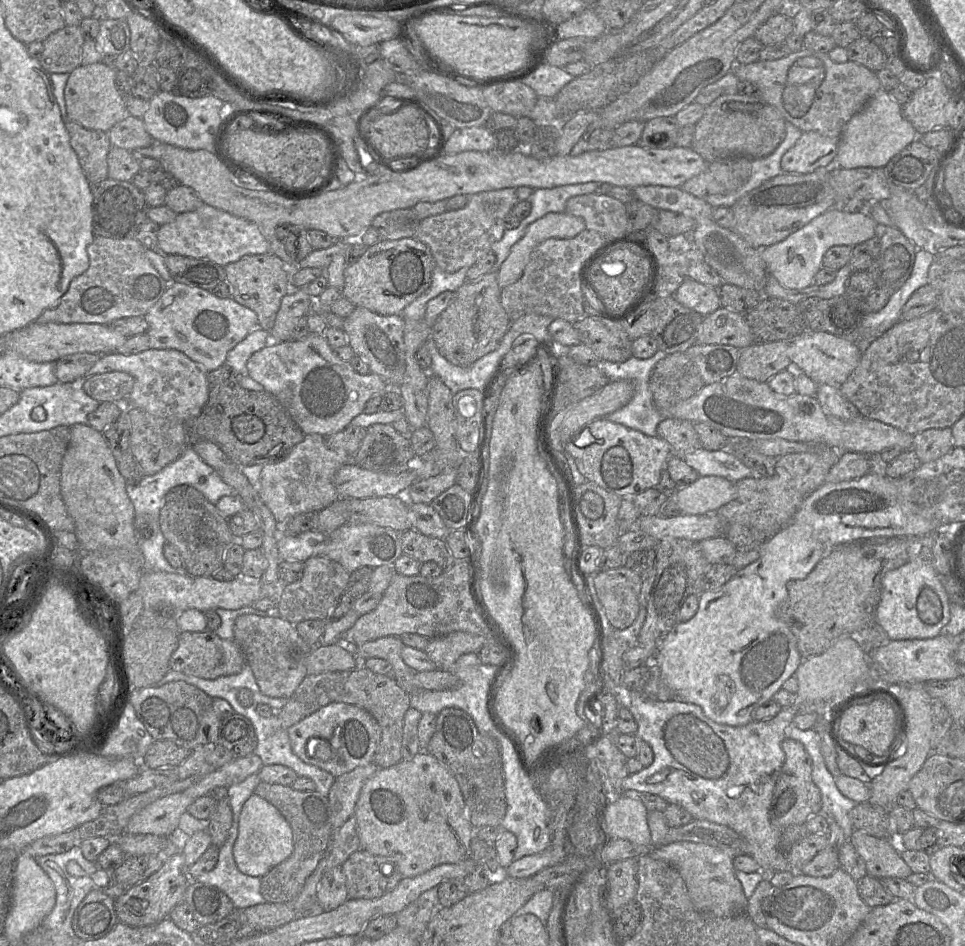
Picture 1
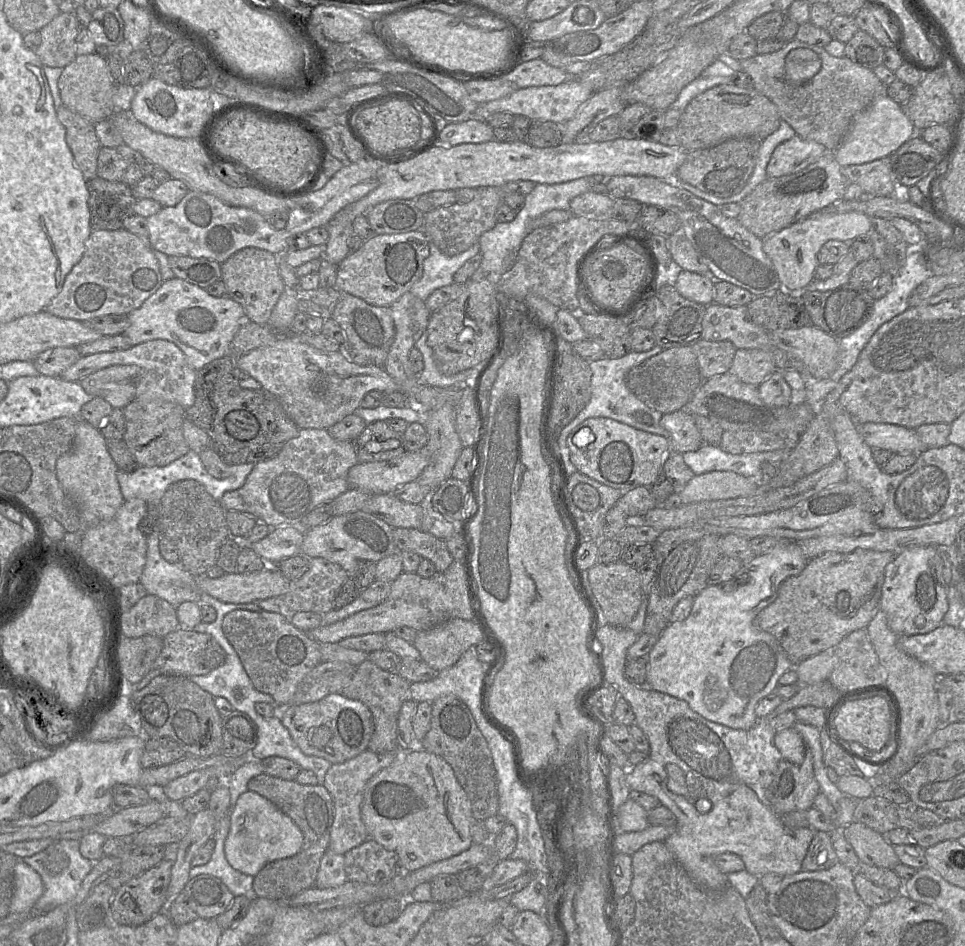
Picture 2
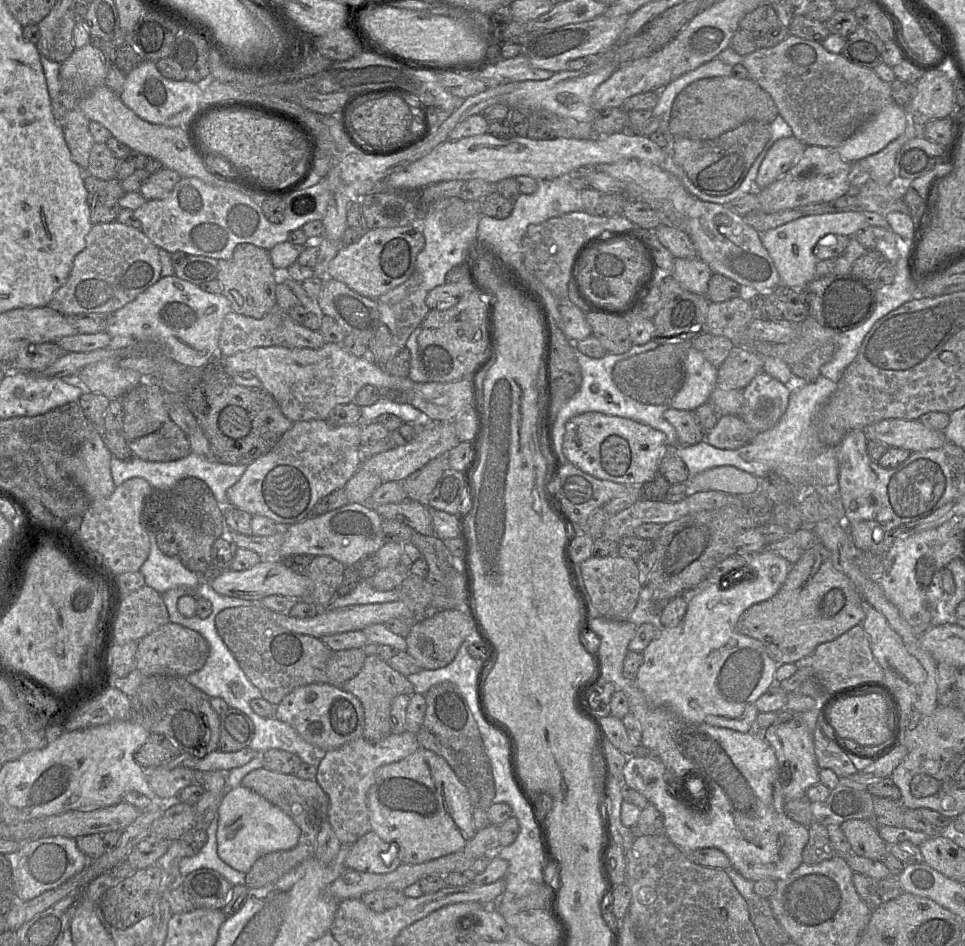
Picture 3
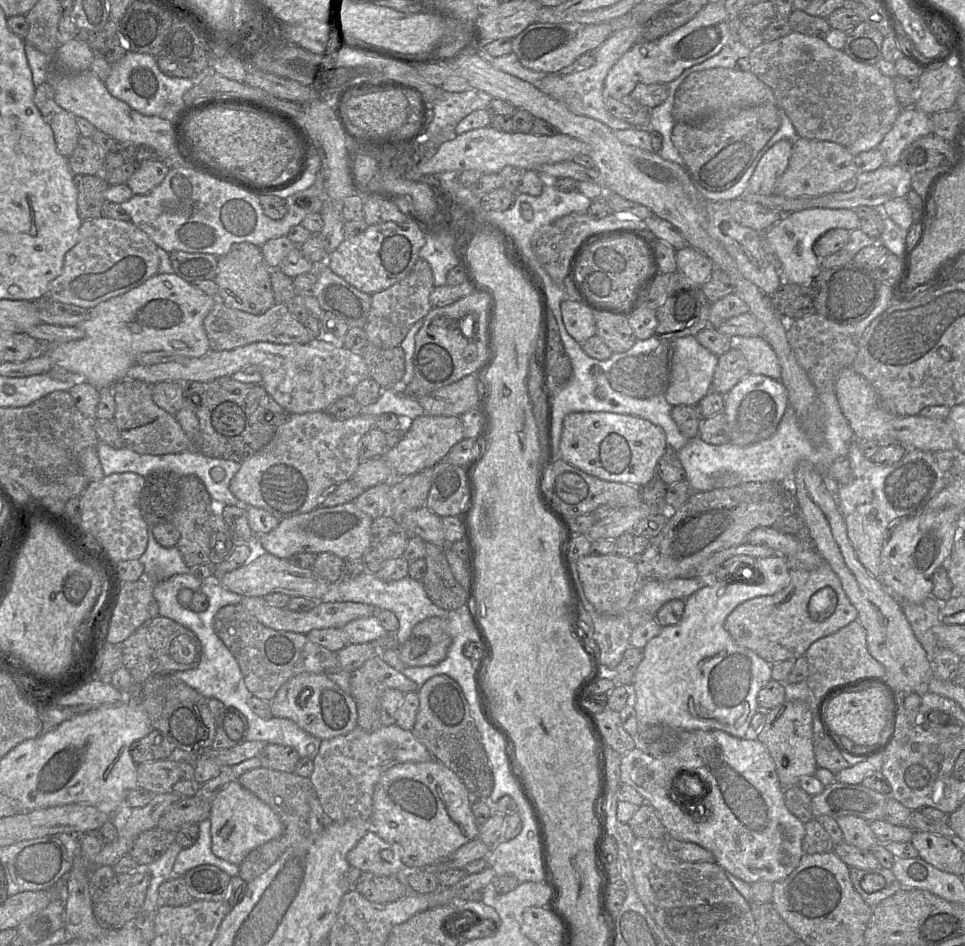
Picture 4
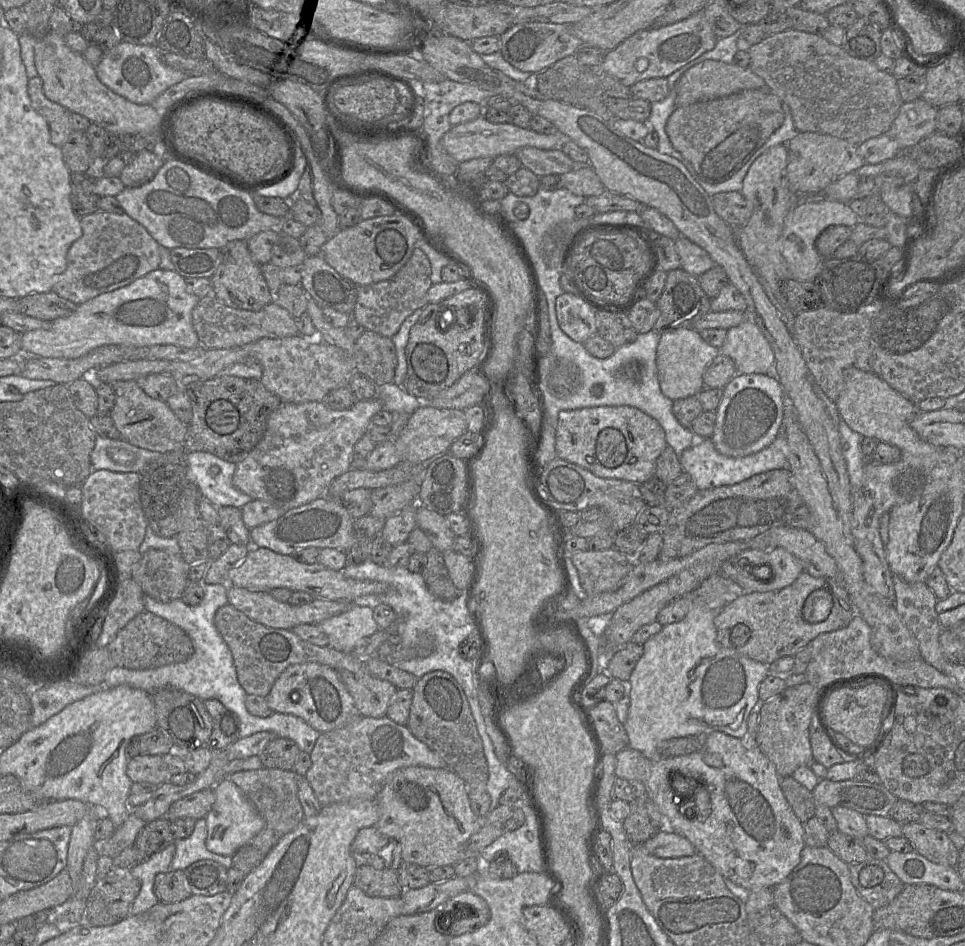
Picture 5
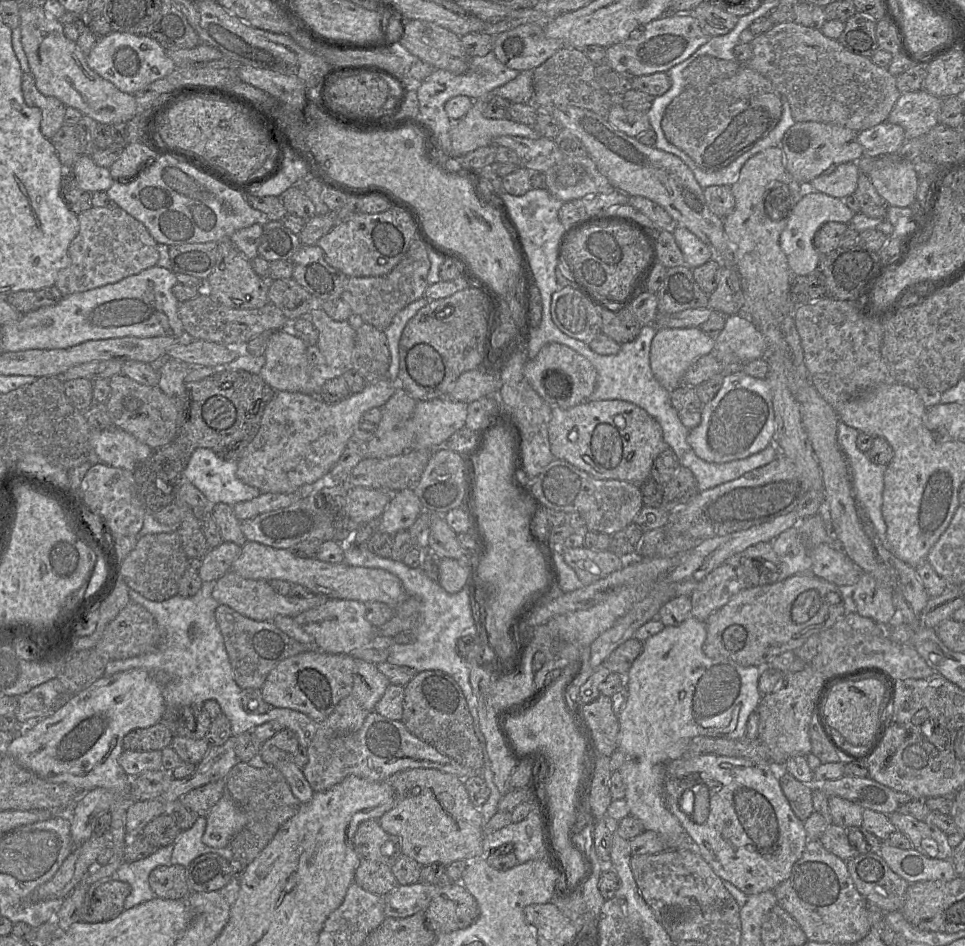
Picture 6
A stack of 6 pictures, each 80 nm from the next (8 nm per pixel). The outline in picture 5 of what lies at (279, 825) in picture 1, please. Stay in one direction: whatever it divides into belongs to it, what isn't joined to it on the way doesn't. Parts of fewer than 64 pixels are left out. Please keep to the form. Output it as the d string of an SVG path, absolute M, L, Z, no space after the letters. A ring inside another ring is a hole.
M223 778L214 786L215 801L206 815L206 847L223 856L233 856L252 840L265 826L265 821L243 792L229 779Z

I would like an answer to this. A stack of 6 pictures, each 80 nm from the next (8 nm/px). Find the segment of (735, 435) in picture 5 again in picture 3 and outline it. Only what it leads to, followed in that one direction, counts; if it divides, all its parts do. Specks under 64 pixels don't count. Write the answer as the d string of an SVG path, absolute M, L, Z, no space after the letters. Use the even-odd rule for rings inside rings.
M762 372L742 390L744 403L739 417L757 433L774 427L786 412L792 386Z

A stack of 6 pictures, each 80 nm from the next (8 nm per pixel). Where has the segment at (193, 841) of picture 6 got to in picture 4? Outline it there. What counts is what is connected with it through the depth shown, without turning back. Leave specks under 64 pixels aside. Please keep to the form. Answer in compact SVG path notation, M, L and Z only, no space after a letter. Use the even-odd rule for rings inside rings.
M205 819L198 823L198 839L189 848L181 849L172 868L174 876L183 876L192 868L209 864L218 867L230 877L239 875L238 865L218 858L211 850L211 828L210 820Z

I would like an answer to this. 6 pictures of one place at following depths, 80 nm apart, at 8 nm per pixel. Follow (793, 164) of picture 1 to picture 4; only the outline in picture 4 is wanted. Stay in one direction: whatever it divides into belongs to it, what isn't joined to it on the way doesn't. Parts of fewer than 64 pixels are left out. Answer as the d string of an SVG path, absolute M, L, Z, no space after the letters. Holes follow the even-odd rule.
M782 139L769 148L749 181L748 192L760 195L774 194L778 180L789 165L791 154L791 140Z

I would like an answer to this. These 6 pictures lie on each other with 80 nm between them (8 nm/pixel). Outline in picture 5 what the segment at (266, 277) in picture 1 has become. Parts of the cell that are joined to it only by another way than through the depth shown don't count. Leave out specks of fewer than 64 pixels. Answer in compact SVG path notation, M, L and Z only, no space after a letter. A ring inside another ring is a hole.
M233 240L219 249L219 264L210 280L213 295L231 308L259 311L273 302L273 296L260 270L260 265L252 258L247 241Z

